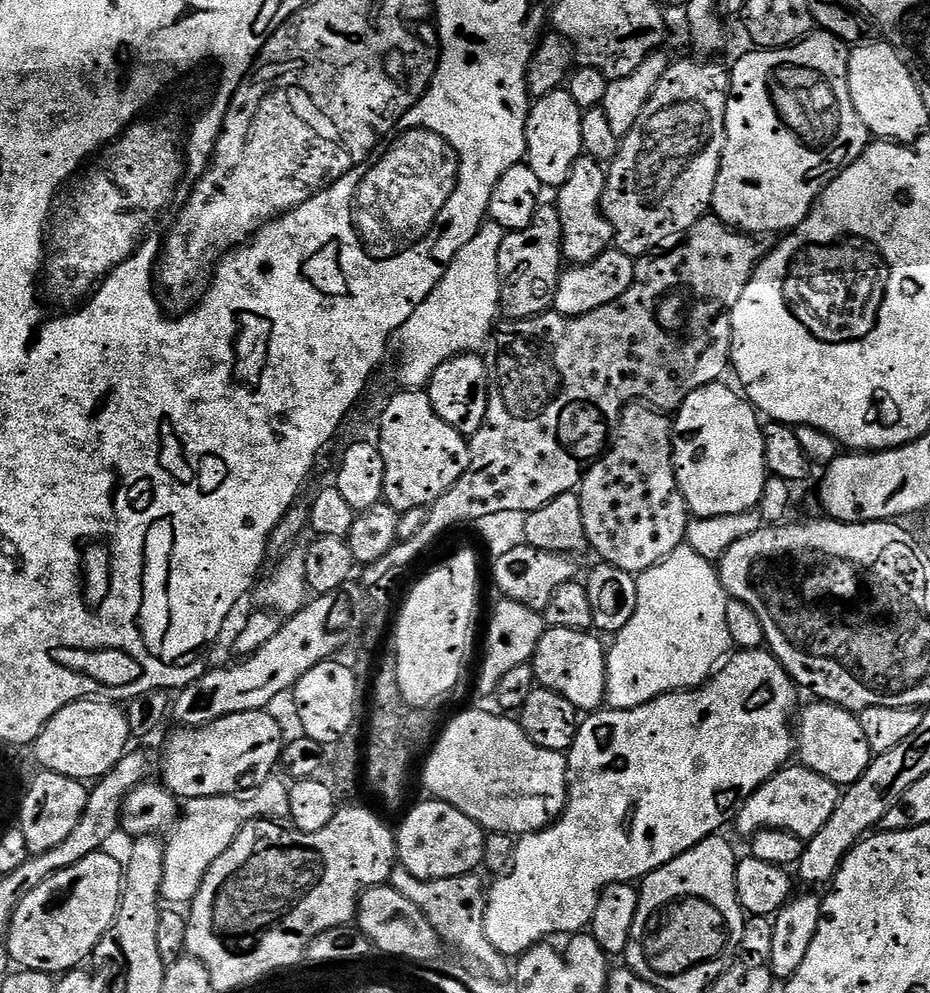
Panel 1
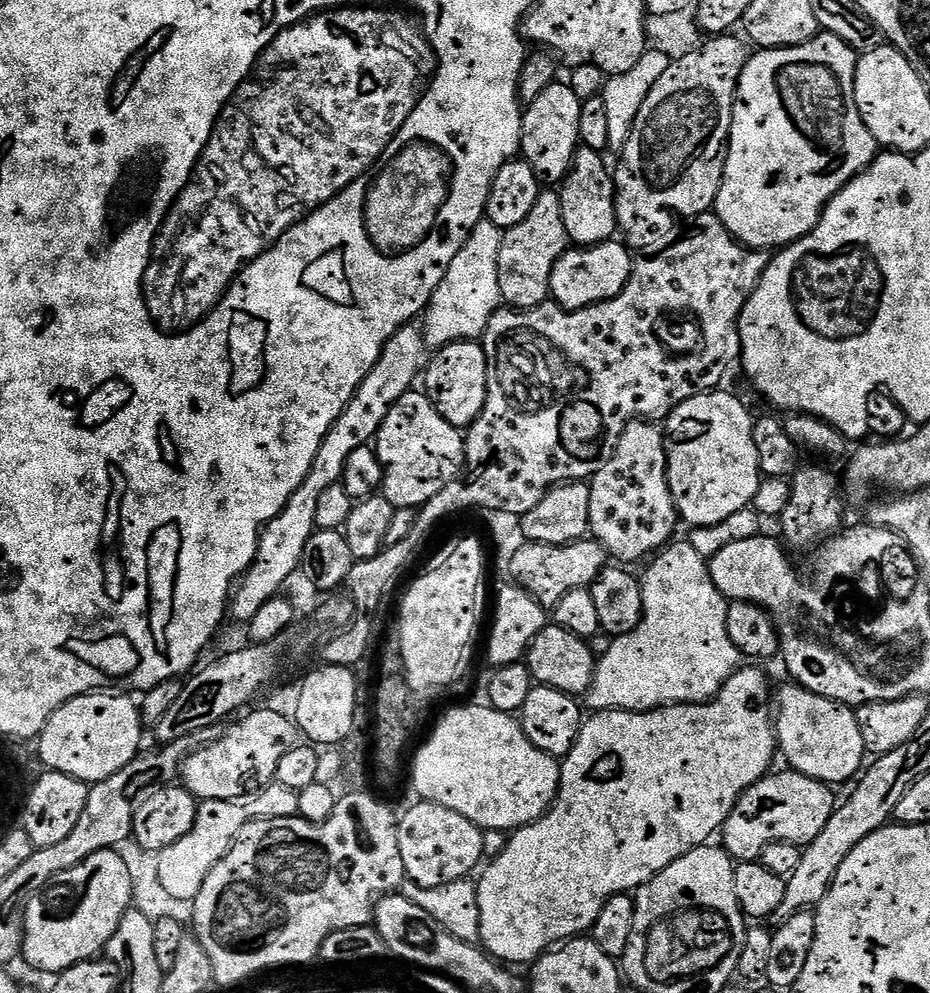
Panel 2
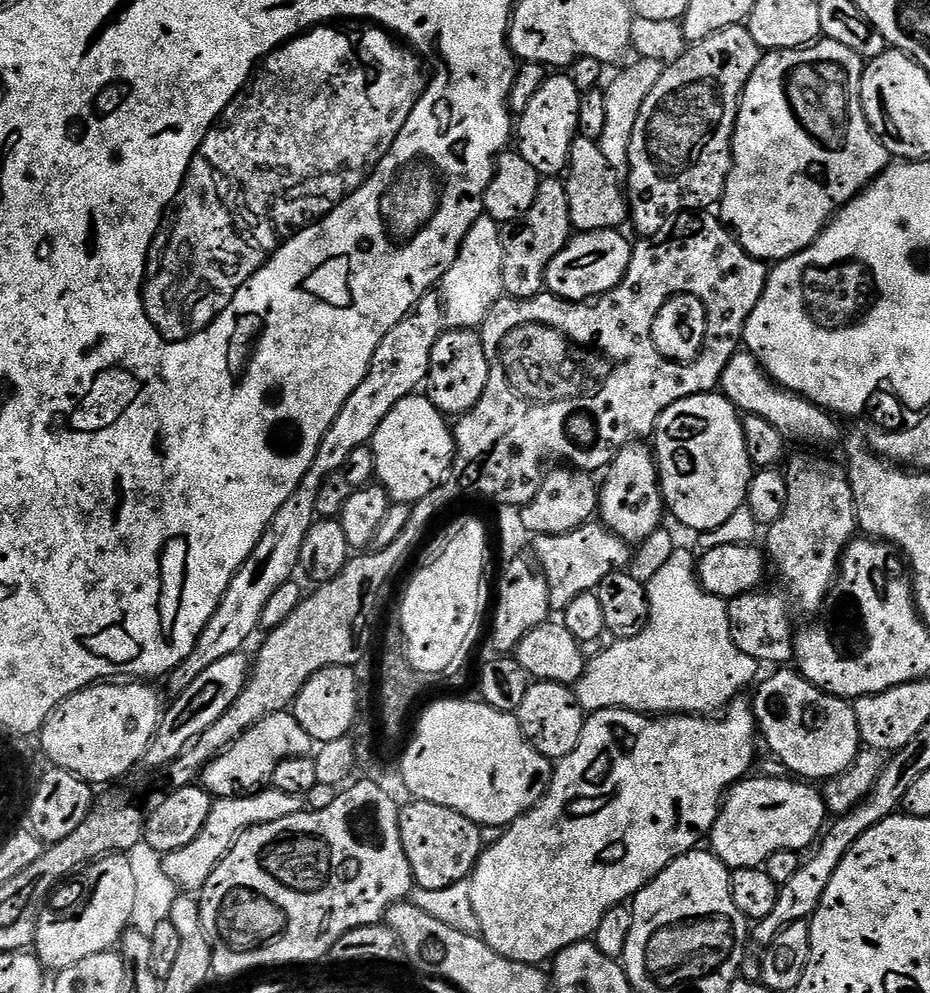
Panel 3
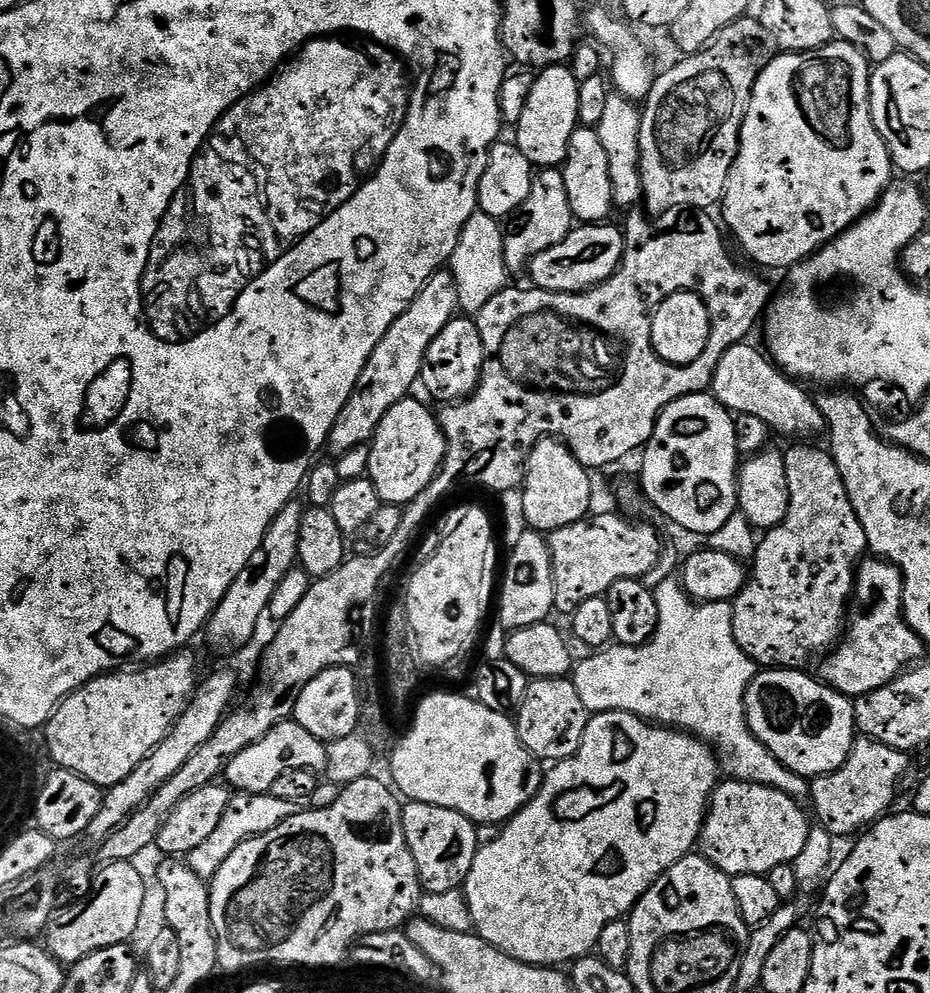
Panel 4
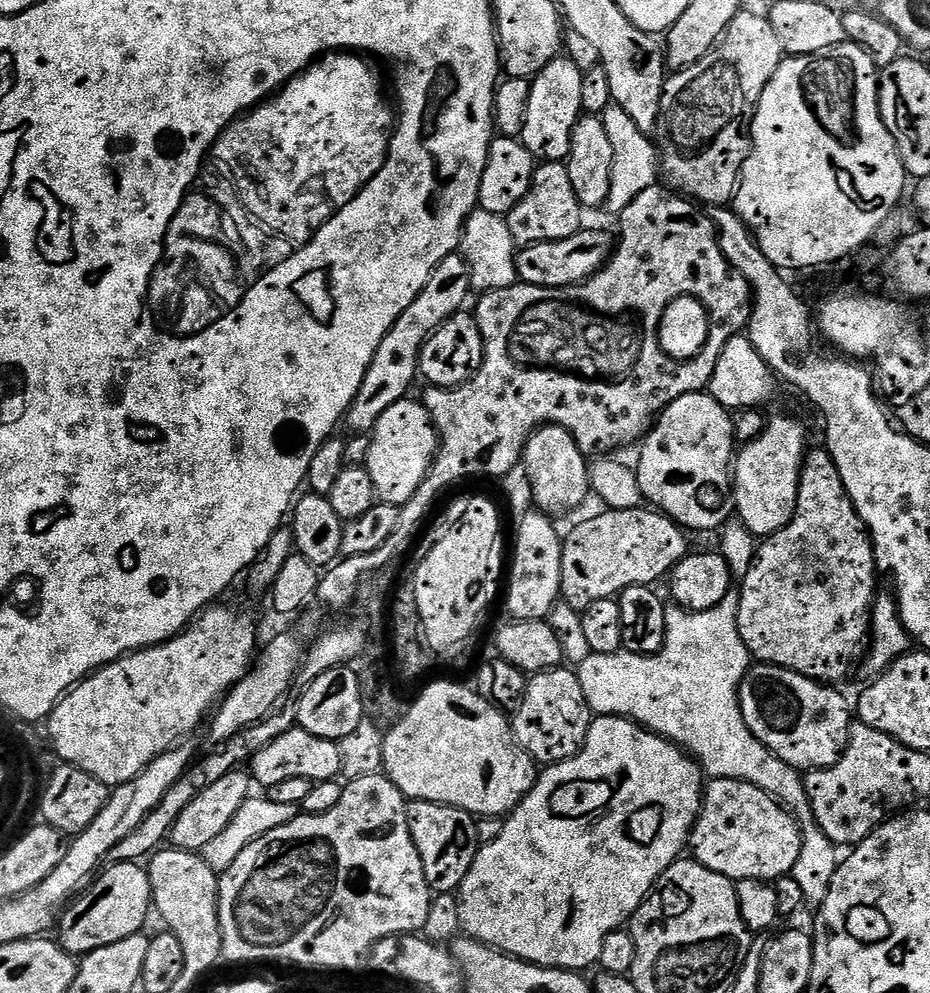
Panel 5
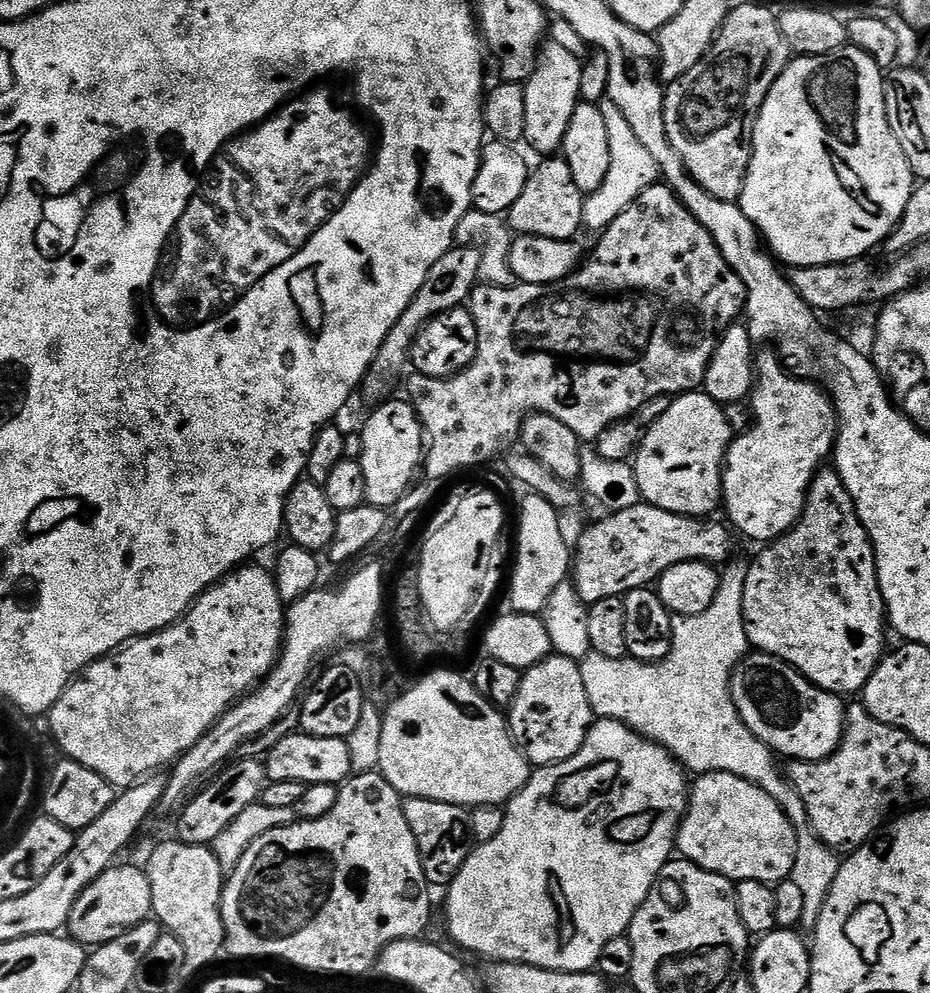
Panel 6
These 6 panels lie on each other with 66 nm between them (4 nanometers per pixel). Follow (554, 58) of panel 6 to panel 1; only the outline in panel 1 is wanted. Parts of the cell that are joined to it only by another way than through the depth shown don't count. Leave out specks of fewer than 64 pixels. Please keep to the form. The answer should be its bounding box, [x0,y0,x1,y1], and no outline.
[526,90,584,190]

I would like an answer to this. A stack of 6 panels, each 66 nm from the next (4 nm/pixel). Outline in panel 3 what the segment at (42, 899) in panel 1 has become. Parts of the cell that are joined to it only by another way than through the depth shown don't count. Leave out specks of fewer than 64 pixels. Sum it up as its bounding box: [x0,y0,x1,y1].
[34,855,137,970]

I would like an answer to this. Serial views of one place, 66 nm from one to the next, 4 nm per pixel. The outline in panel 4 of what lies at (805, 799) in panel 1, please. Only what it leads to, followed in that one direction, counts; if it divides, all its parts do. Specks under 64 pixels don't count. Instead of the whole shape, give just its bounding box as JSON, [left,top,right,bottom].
[702,778,813,876]

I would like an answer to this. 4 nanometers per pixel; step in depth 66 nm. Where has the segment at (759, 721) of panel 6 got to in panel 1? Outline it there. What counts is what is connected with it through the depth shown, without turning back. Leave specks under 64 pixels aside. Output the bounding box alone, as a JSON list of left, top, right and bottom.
[794,702,874,786]

